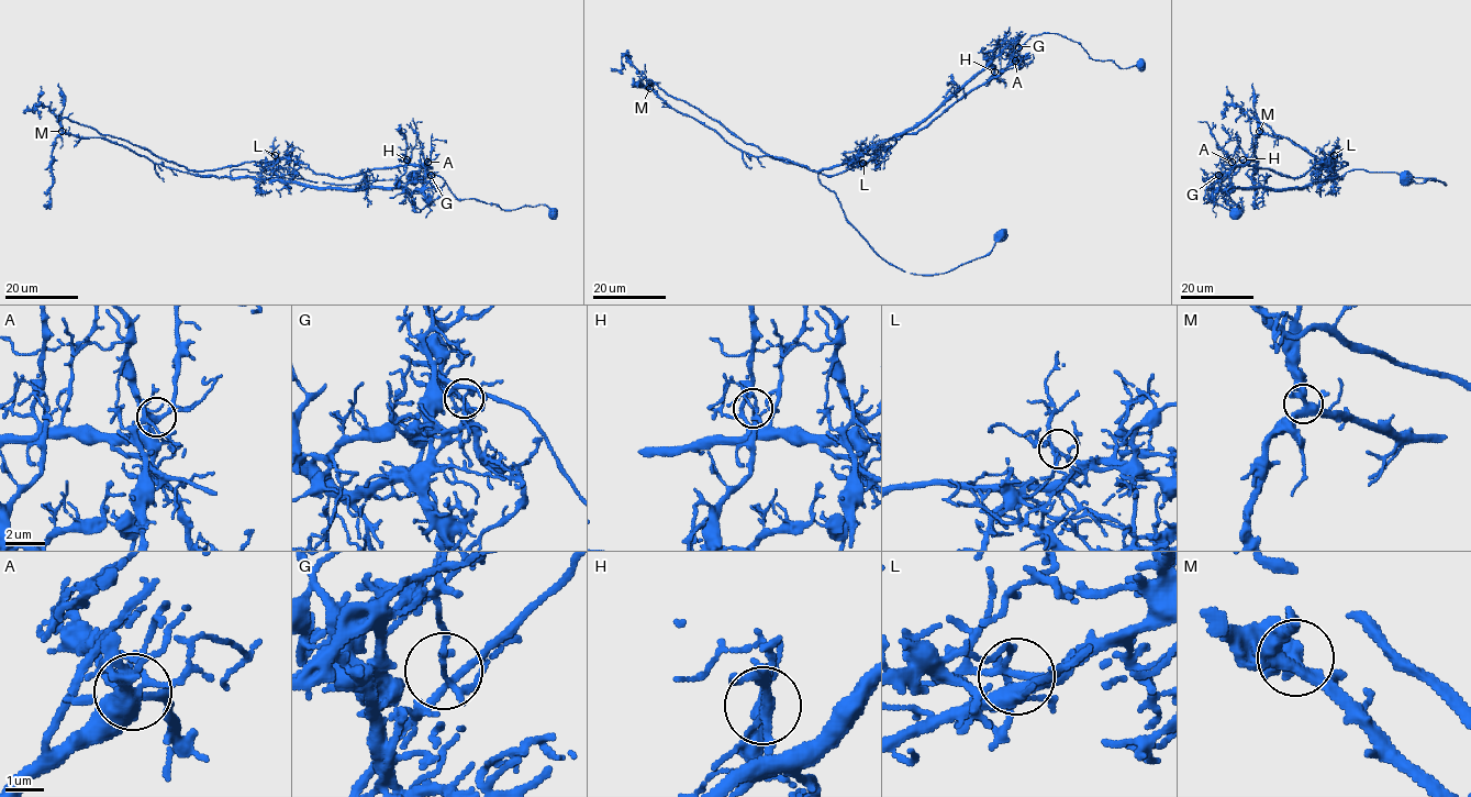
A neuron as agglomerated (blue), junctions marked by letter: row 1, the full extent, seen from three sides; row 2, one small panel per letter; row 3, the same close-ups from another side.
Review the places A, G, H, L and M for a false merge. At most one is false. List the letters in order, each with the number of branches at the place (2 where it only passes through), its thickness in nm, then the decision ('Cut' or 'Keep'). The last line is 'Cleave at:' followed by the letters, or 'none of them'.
A: Branches: 5. Thickness 240 nm. Keep
G: Branches: 4. Thickness 120 nm. Cut
H: Branches: 4. Thickness 190 nm. Keep
L: Branches: 4. Thickness 150 nm. Keep
M: Branches: 4. Thickness 340 nm. Keep
Cleave at: G

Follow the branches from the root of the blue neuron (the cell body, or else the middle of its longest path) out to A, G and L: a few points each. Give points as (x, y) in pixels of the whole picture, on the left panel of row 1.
A: (413, 178), (330, 185), (231, 172), (278, 179), (307, 163), (316, 174), (349, 177), (427, 162)
G: (413, 178), (407, 184), (330, 185), (231, 172), (233, 178), (345, 189), (401, 188), (431, 175)
L: (413, 178), (407, 184), (368, 179), (330, 185), (247, 169), (232, 169), (231, 175), (260, 178), (275, 155)

